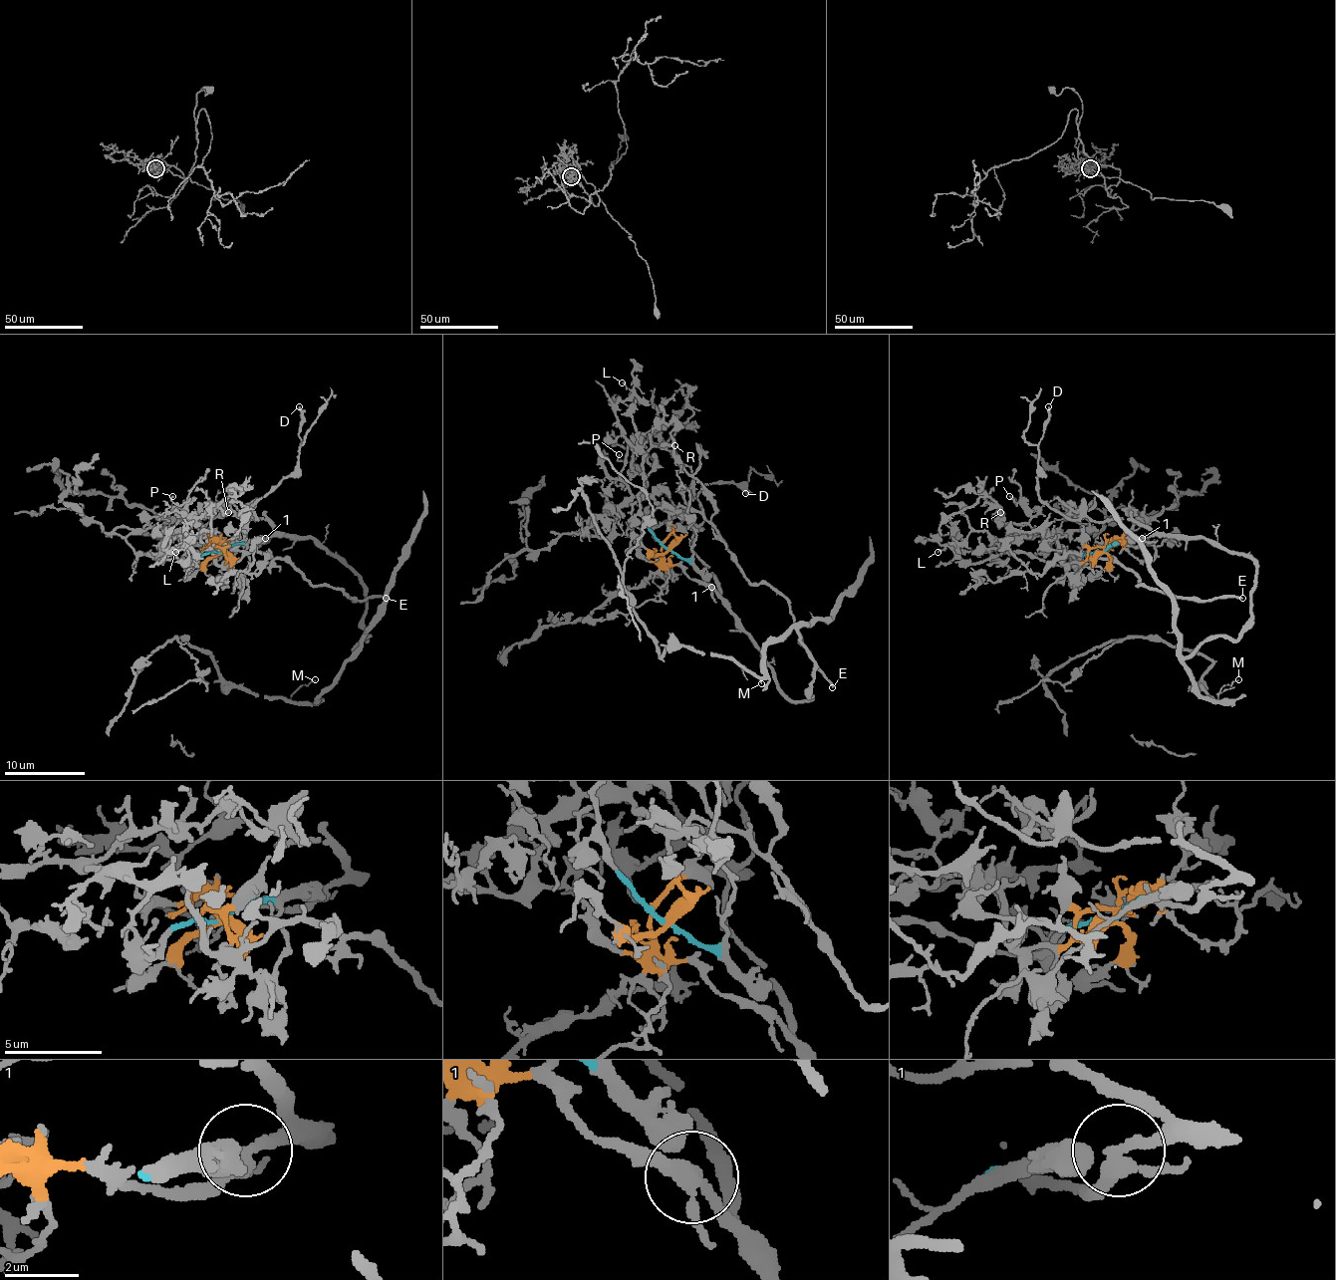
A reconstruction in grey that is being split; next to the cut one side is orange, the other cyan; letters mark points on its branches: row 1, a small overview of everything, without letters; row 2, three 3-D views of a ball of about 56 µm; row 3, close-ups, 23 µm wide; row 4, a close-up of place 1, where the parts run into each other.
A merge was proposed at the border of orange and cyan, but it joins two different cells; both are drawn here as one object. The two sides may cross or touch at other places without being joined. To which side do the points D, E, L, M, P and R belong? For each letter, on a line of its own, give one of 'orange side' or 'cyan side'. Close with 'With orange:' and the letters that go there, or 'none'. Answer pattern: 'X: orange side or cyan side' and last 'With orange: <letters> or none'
D: cyan side
E: orange side
L: orange side
M: cyan side
P: orange side
R: orange side
With orange: E, L, P, R

